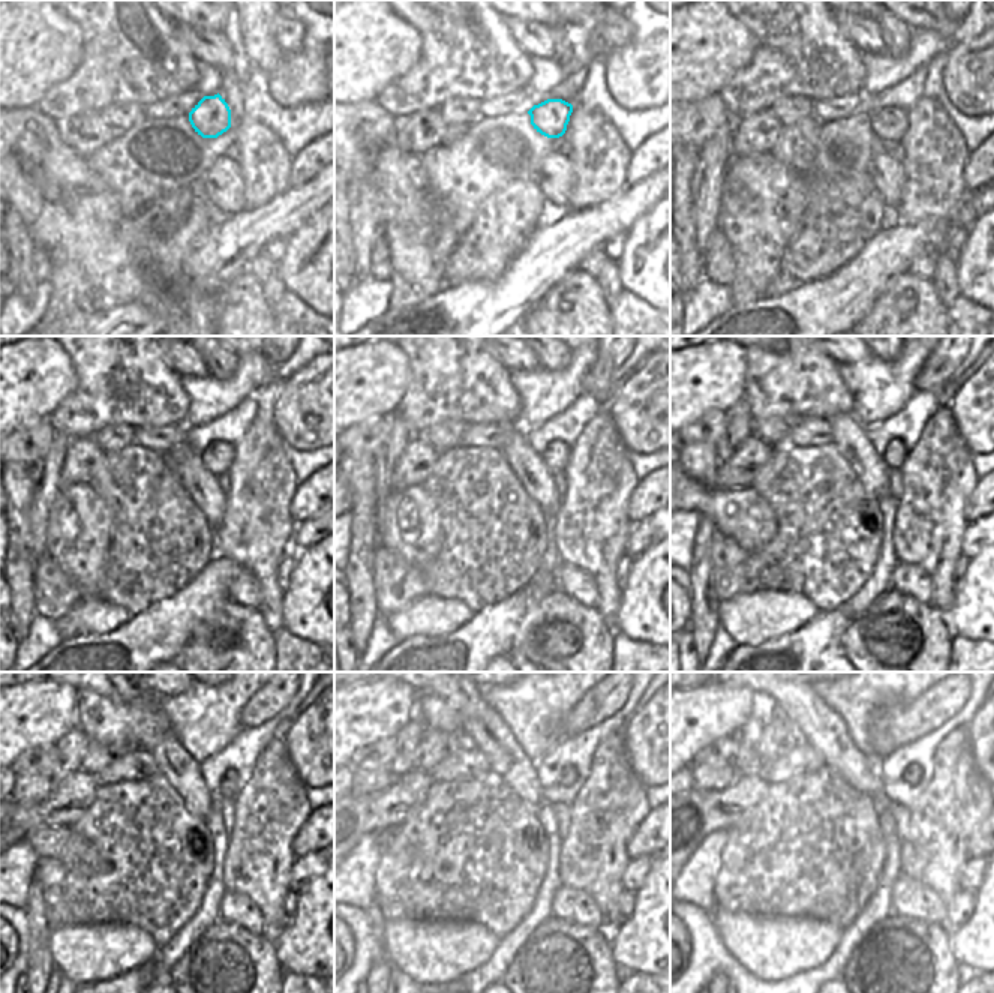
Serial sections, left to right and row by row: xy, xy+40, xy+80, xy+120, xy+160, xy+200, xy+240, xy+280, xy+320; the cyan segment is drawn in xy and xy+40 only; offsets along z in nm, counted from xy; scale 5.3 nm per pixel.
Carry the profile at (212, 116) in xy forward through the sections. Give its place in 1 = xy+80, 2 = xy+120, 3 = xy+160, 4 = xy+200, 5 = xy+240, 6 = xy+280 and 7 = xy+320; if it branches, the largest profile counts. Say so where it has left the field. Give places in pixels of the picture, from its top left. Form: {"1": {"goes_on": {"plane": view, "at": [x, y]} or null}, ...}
{"1": {"goes_on": {"plane": "xy+80", "at": [889, 125]}}, "2": {"goes_on": {"plane": "xy+120", "at": [218, 458]}}, "3": {"goes_on": {"plane": "xy+160", "at": [555, 456]}}, "4": {"goes_on": {"plane": "xy+200", "at": [894, 455]}}, "5": {"goes_on": {"plane": "xy+240", "at": [227, 785]}}, "6": {"goes_on": {"plane": "xy+280", "at": [568, 774]}}, "7": {"goes_on": {"plane": "xy+320", "at": [912, 774]}}}

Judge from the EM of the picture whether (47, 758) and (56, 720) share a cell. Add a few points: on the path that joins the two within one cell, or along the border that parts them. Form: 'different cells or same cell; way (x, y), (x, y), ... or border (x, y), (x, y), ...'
different cells; border (56, 743), (35, 746), (17, 758)

